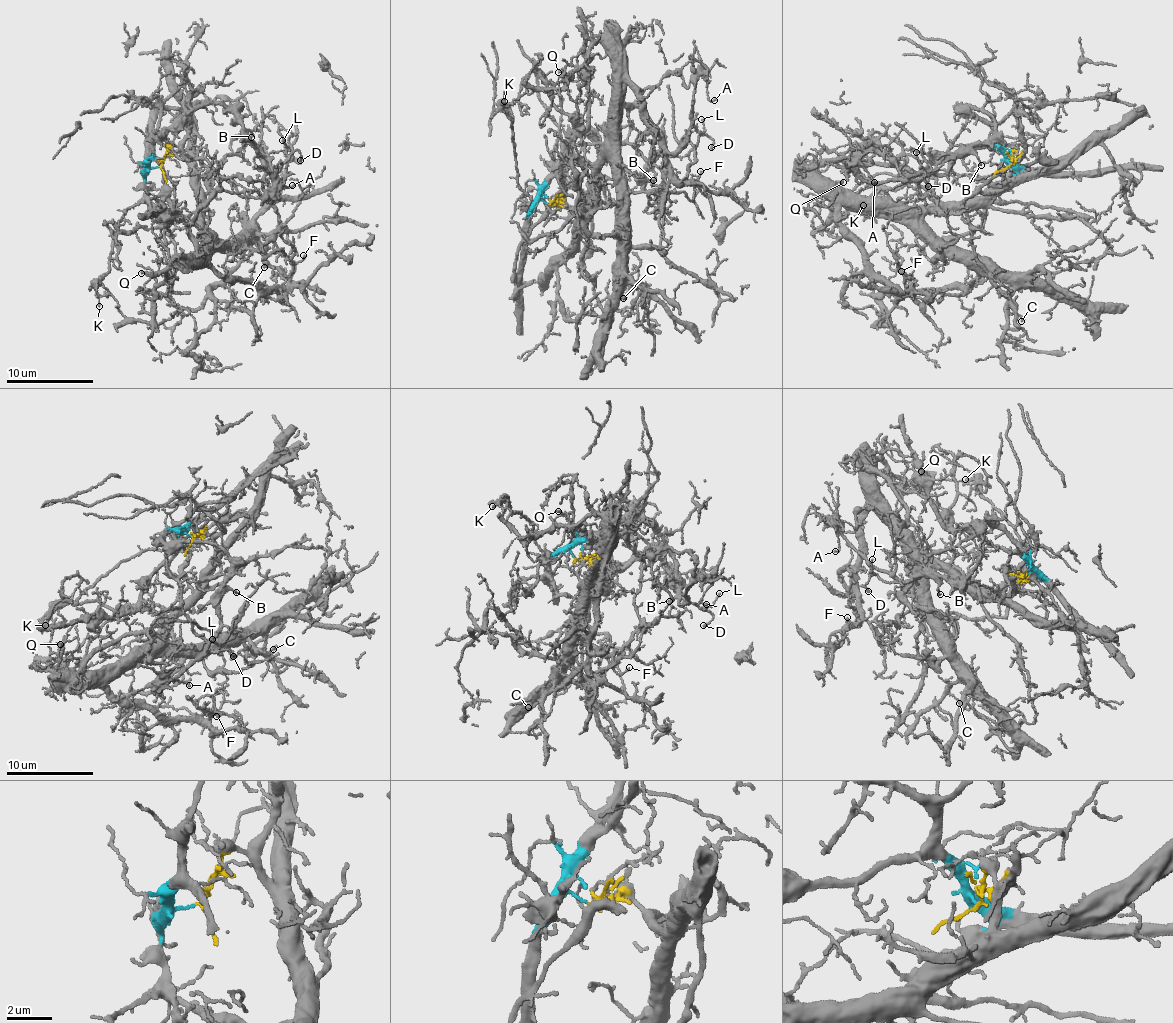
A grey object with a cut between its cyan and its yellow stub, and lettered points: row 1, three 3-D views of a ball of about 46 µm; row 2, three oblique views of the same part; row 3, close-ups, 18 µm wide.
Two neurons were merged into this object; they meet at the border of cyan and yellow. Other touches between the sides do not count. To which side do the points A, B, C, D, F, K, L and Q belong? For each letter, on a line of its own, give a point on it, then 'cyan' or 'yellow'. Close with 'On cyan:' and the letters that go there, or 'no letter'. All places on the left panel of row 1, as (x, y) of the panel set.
A: (292, 185) | cyan
B: (251, 137) | cyan
C: (264, 267) | yellow
D: (300, 160) | cyan
F: (303, 255) | yellow
K: (99, 306) | cyan
L: (282, 140) | cyan
Q: (141, 273) | cyan
On cyan: A, B, D, K, L, Q

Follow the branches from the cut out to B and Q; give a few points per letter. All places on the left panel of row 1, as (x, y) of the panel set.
B: (157, 167), (149, 167), (151, 141), (180, 116), (211, 104), (220, 104), (233, 113), (251, 137)
Q: (157, 167), (149, 161), (160, 167), (162, 192), (172, 212), (163, 237), (170, 268), (140, 274)

